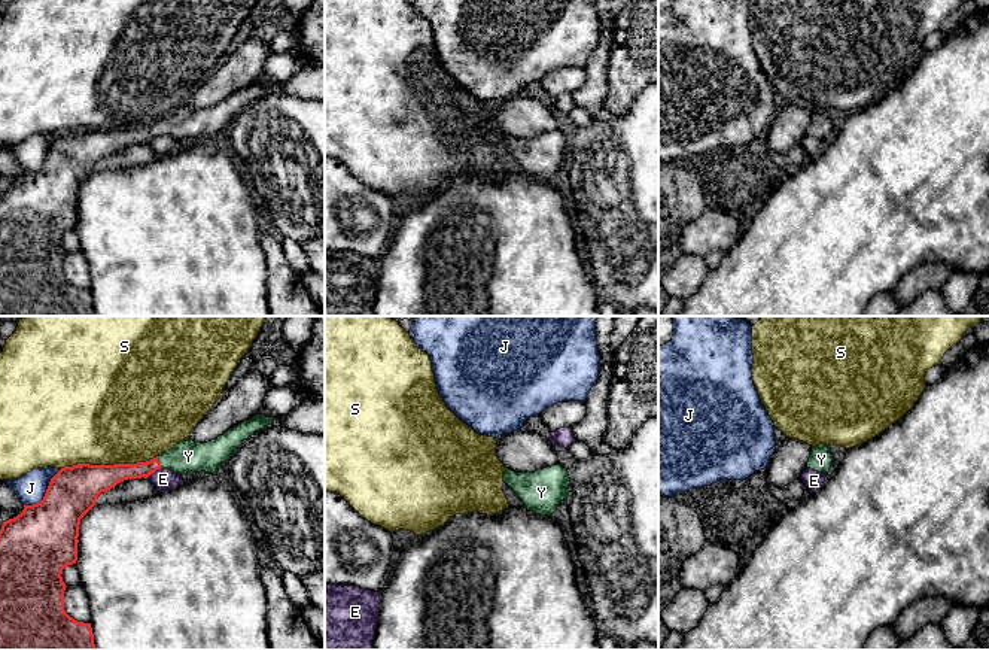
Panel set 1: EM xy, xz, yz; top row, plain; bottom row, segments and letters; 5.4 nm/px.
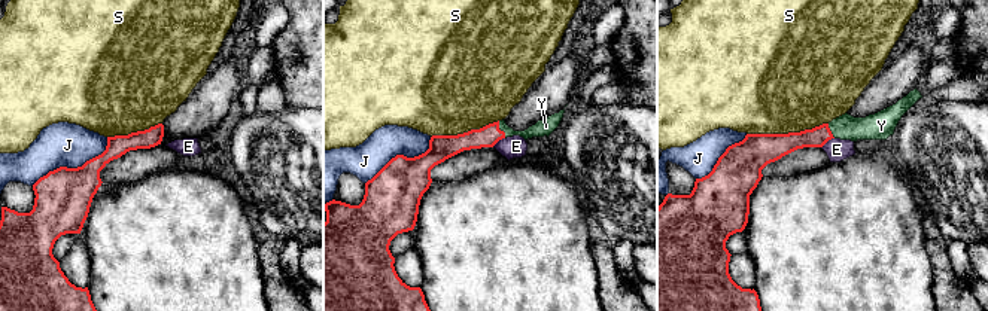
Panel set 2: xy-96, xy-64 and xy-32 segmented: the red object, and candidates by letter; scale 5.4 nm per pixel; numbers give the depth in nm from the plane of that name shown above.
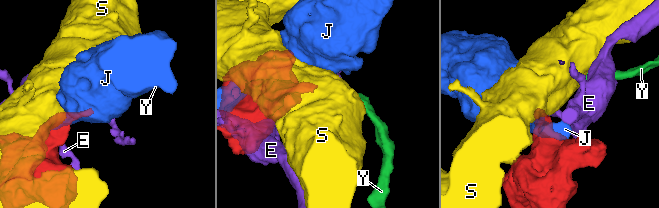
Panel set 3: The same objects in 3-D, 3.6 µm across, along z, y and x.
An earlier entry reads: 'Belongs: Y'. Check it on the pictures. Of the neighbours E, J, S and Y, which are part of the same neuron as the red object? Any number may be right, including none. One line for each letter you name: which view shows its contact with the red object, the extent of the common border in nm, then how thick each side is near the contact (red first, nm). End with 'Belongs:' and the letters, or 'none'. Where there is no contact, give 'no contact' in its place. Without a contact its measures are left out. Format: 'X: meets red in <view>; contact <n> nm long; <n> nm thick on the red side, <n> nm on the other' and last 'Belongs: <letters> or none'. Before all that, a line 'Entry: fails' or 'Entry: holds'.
Entry: holds
Y: meets red in xy; contact 70 nm long; 100 nm thick on the red side, 180 nm on the other
Belongs: Y

